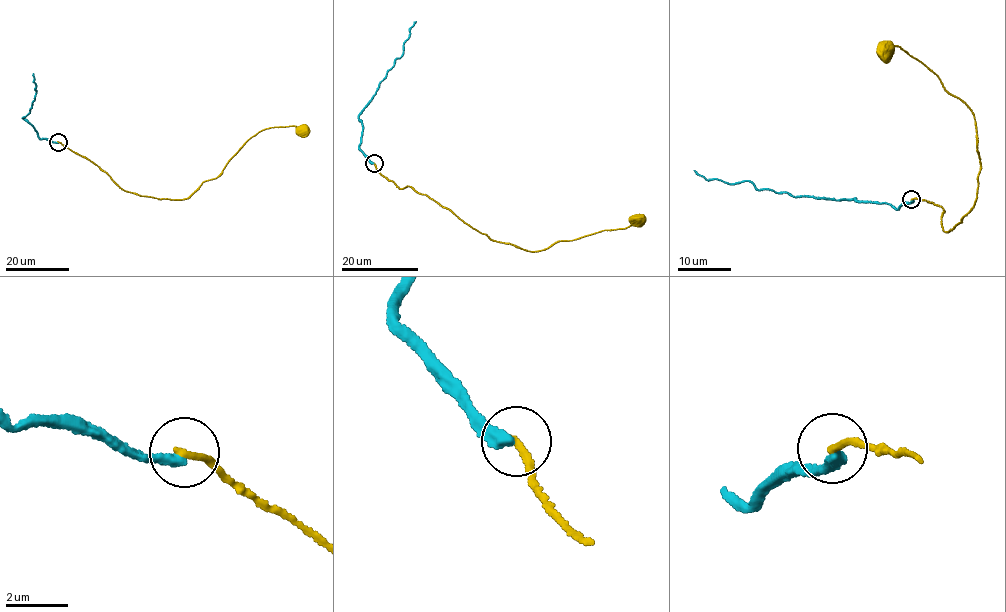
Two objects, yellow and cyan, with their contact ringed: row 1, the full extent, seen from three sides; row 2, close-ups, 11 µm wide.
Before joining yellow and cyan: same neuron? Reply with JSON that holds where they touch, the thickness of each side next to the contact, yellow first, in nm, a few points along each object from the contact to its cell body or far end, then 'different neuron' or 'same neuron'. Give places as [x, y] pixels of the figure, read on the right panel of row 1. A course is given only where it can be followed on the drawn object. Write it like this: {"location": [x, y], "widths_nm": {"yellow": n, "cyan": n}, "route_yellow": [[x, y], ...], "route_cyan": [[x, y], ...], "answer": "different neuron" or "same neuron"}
{"location": [911, 199], "widths_nm": {"yellow": 240, "cyan": 360}, "route_yellow": [[911, 199], [943, 209], [940, 225], [950, 229], [973, 206], [980, 161], [972, 111], [898, 45], [888, 53]], "route_cyan": [[911, 199], [898, 208], [853, 198], [800, 196], [759, 190], [748, 181], [730, 184], [706, 179], [693, 170]], "answer": "different neuron"}

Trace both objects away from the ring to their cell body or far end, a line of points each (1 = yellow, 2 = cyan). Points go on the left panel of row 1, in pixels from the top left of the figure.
1: (58, 142), (85, 157), (123, 190), (183, 200), (218, 176), (243, 145), (263, 129), (295, 126), (301, 131)
2: (58, 142), (40, 138), (22, 117), (30, 112), (35, 99), (33, 73)

